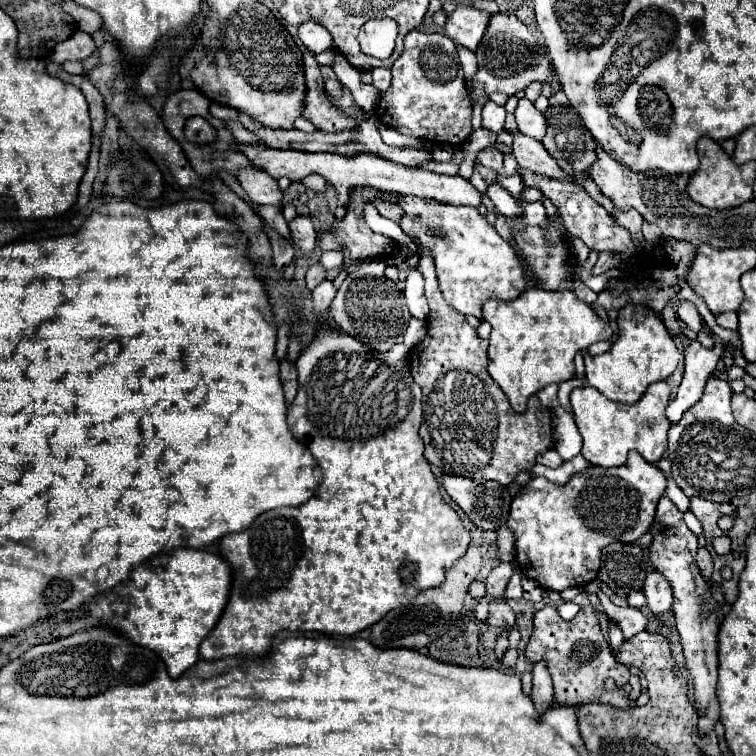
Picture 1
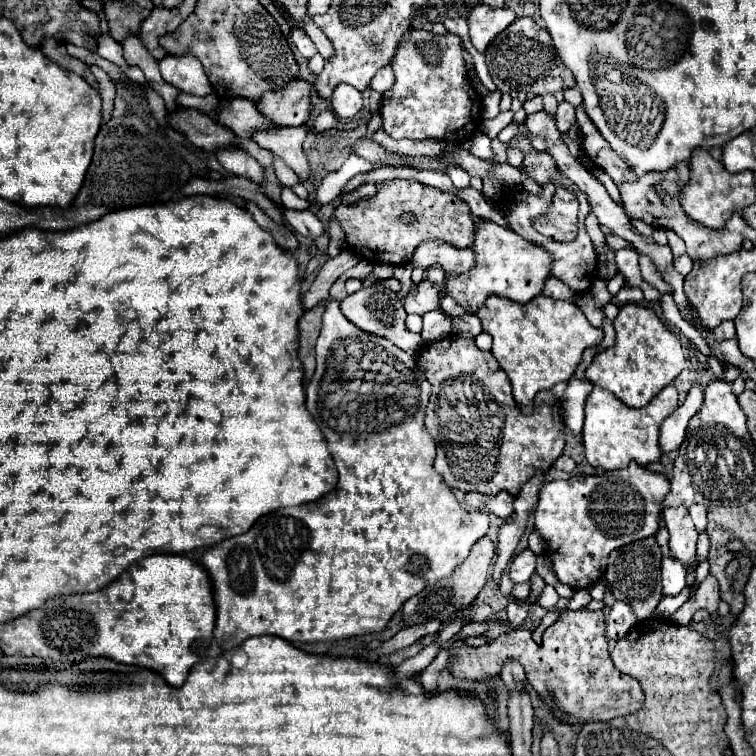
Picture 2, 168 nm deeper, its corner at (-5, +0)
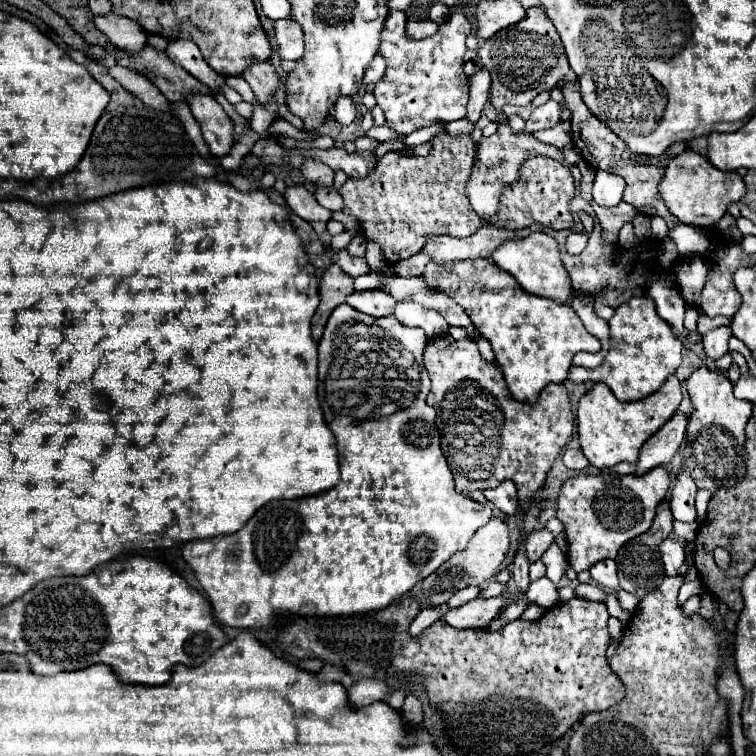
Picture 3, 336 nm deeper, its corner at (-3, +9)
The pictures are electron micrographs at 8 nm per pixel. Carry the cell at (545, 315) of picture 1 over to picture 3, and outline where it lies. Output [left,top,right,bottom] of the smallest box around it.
[423,259,601,403]

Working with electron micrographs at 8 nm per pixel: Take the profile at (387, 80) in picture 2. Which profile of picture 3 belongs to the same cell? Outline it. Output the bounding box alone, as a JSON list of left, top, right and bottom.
[363,55,385,85]

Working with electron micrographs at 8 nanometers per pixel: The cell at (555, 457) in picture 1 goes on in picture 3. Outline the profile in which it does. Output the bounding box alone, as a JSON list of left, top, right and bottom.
[563,449,589,471]

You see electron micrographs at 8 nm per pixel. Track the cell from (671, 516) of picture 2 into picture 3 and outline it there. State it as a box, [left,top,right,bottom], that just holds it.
[671,463,697,523]

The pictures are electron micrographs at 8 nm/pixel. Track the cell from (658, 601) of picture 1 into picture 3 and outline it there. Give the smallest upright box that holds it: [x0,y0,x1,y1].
[659,537,685,575]

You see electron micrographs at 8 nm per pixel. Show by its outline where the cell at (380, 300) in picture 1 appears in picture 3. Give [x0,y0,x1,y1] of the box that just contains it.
[347,289,397,317]

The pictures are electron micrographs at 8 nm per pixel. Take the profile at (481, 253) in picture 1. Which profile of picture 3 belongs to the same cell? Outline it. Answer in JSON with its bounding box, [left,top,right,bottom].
[491,233,573,303]

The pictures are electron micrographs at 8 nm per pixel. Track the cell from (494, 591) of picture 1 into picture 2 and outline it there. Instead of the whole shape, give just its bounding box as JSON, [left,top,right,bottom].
[509,548,537,584]

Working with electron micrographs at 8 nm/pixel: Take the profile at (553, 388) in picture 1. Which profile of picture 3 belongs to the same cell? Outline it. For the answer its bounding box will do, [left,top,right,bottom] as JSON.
[564,297,683,401]

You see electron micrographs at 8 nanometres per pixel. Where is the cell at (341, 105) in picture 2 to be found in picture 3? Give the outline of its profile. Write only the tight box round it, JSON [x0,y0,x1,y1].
[331,97,357,127]

